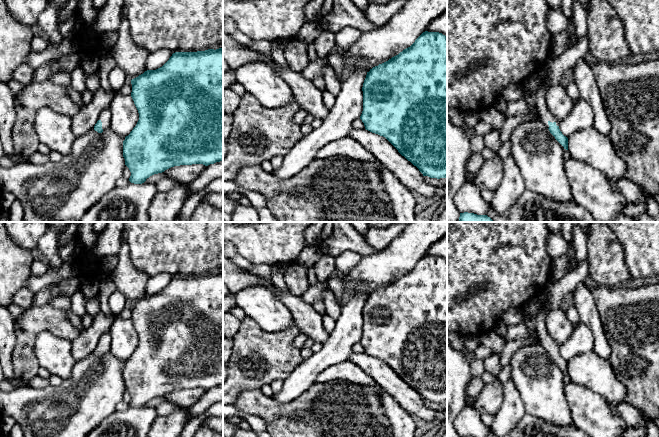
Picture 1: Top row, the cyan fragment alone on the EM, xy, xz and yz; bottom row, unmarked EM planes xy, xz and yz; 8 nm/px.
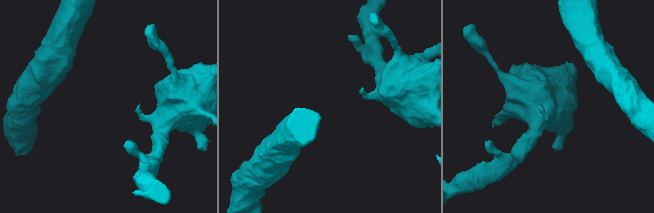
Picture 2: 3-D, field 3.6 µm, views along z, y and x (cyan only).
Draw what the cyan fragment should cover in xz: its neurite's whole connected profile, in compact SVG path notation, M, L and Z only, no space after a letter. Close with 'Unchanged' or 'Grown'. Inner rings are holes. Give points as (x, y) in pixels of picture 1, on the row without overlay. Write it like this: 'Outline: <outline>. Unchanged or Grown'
Outline: M423 256L410 271L370 293L362 315L360 343L365 353L385 361L423 400L447 402L447 261L439 256Z. Unchanged

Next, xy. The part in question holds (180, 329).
Outline: M223 271L197 276L175 276L156 294L147 294L131 304L131 321L139 344L123 365L123 381L131 400L129 405L142 408L154 398L180 389L208 390L223 384Z. Unchanged

